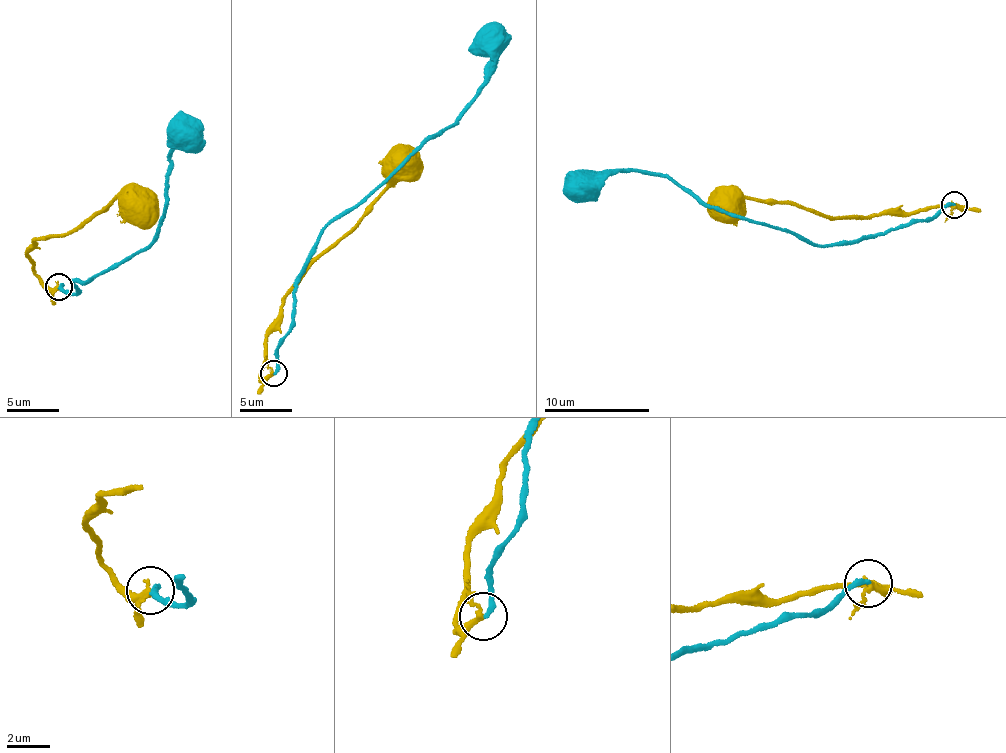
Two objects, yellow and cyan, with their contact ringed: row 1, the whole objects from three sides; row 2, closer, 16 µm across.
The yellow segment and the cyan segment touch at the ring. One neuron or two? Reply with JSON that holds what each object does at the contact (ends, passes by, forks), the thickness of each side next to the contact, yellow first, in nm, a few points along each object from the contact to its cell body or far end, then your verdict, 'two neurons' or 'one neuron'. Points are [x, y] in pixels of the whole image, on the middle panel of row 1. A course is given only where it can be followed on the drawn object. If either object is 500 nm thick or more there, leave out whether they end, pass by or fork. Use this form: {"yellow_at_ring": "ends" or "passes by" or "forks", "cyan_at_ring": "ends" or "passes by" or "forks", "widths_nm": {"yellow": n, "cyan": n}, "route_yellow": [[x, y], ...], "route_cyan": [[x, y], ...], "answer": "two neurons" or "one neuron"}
{"yellow_at_ring": "passes by", "cyan_at_ring": "ends", "widths_nm": {"yellow": 200, "cyan": 240}, "route_yellow": [[274, 372], [264, 380], [261, 376], [266, 332], [287, 293], [315, 259], [359, 227], [404, 163]], "route_cyan": [[274, 372], [295, 286], [325, 229], [381, 186], [427, 137], [460, 118], [490, 73], [498, 48], [491, 36]], "answer": "two neurons"}

